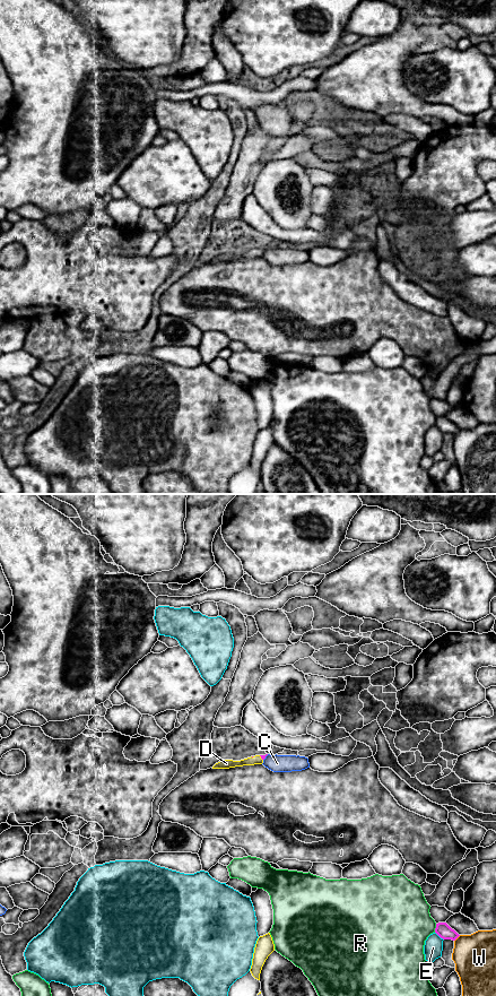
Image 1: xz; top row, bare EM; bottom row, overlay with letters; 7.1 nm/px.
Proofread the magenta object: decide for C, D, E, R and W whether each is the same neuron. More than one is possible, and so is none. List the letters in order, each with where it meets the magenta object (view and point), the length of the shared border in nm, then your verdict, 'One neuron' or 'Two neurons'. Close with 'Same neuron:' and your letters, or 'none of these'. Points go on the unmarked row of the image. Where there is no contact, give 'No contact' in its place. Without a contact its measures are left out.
C: Touches magenta at xz (264, 251). Shared border 60 nm. Two neurons
D: Touches magenta at xz (261, 251). Shared border 50 nm. One neuron
E: Touches magenta at xz (440, 430). Shared border 90 nm. Two neurons
R: Touches magenta at xz (435, 422). Shared border 70 nm. Two neurons
W: Touches magenta at xz (457, 431). Shared border 60 nm. Two neurons
Same neuron: D

